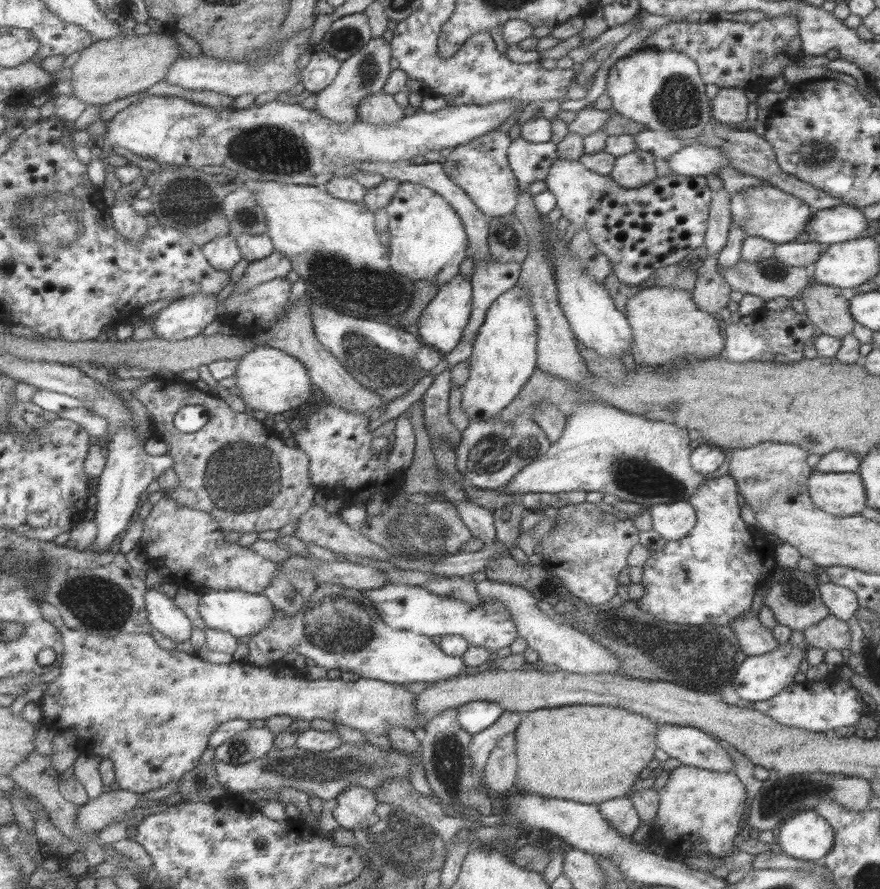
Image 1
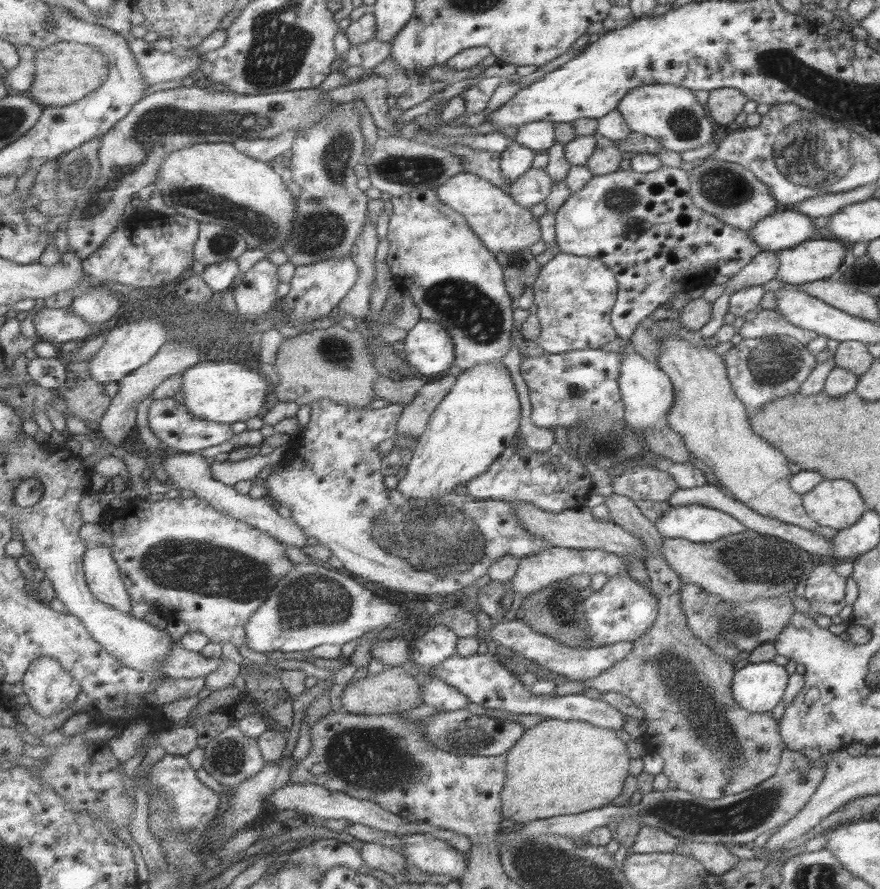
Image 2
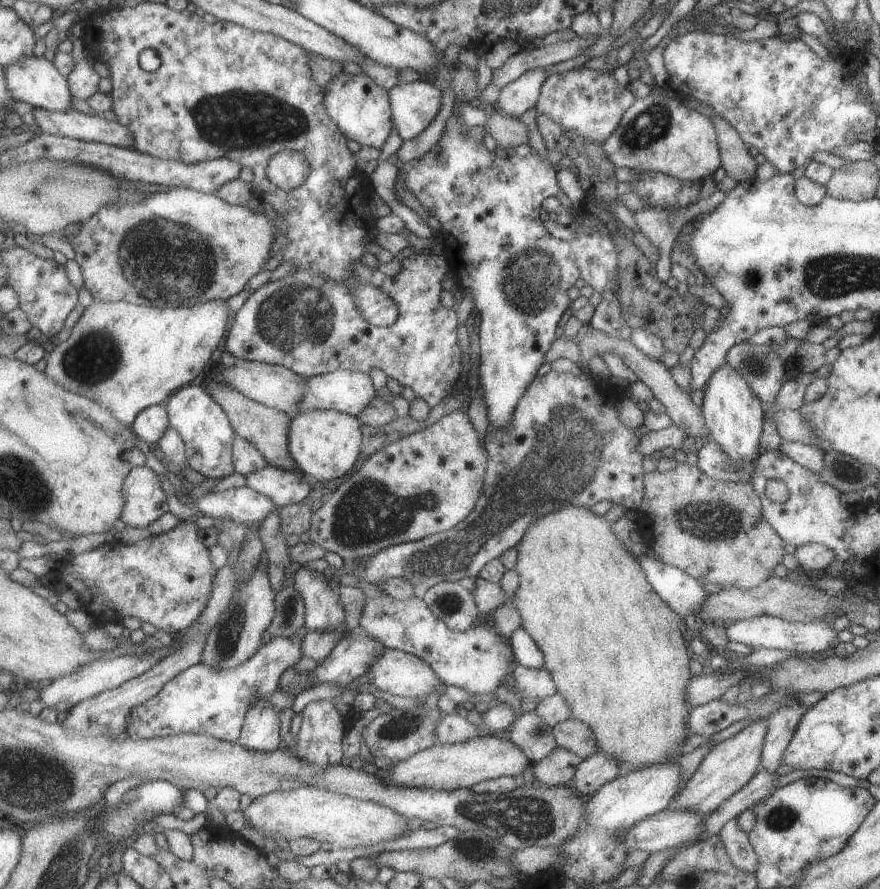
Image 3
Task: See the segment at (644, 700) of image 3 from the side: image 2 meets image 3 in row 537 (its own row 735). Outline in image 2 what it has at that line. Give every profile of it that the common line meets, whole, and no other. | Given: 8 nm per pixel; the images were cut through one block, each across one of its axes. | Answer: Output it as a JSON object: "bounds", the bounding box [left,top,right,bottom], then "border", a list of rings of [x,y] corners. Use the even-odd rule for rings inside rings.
{"bounds":[502,719,629,823],"border":[[[545,719],[525,732],[506,755],[508,781],[502,794],[504,819],[517,823],[594,810],[621,794],[629,756],[615,731],[584,721]]]}

